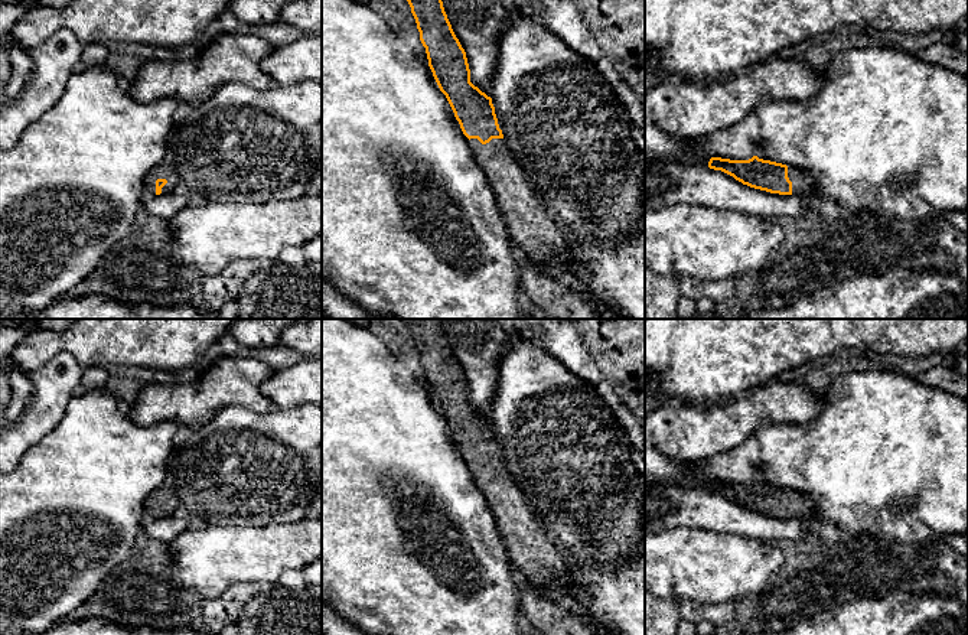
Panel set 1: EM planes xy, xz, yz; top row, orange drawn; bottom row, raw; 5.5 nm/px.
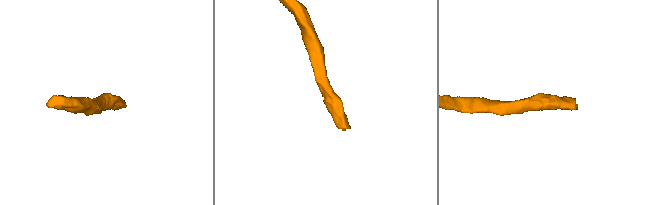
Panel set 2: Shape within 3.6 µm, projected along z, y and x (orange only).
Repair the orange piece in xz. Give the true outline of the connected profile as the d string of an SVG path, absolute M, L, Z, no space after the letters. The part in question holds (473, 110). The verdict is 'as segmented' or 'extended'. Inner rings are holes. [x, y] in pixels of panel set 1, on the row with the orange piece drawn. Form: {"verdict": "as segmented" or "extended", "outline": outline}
{"verdict": "extended", "outline": "M407 1L433 76L495 190L514 244L541 268L551 261L567 268L576 258L568 238L548 215L527 175L506 149L492 98L470 82L466 52L452 29L443 1Z"}

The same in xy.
{"verdict": "extended", "outline": "M167 163L154 167L146 178L146 190L149 195L170 193L179 188L182 188L182 180Z"}

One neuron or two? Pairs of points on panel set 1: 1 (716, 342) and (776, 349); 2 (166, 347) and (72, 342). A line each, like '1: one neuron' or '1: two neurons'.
1: one neuron
2: one neuron

